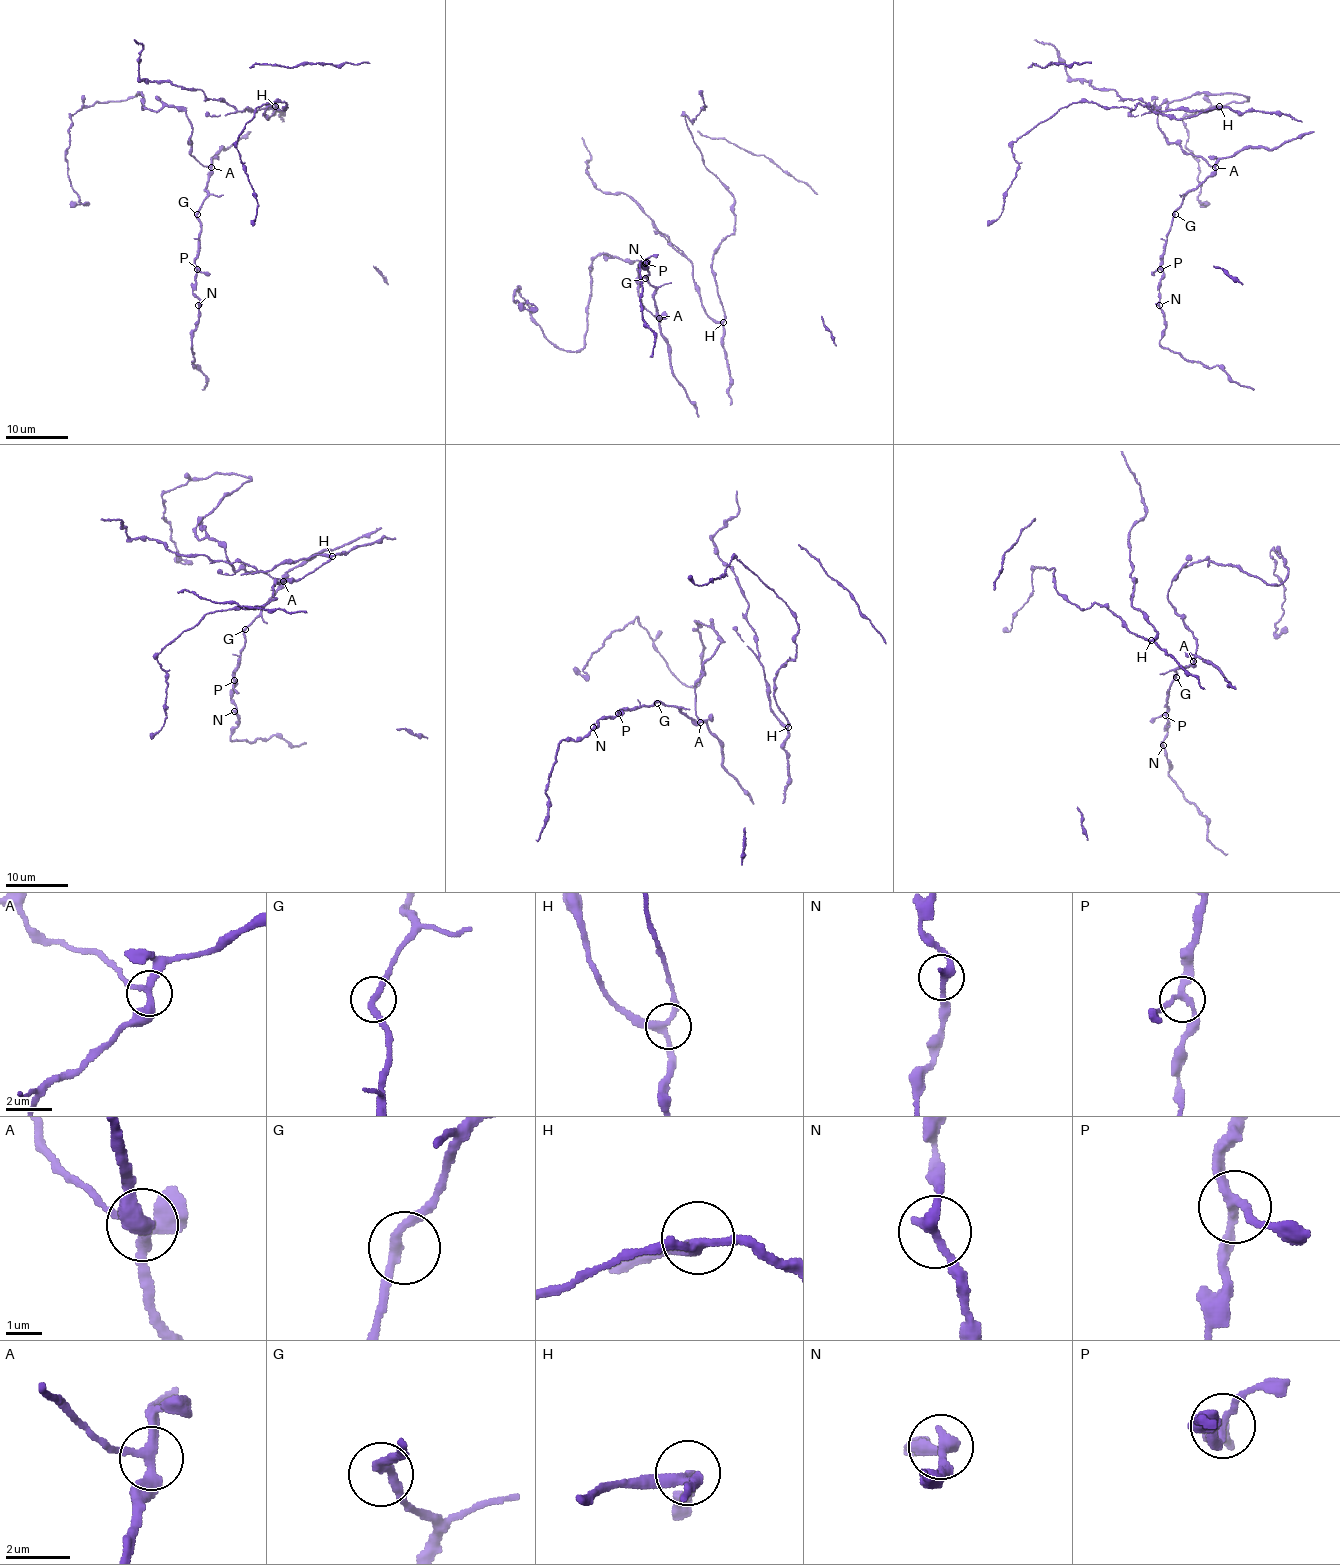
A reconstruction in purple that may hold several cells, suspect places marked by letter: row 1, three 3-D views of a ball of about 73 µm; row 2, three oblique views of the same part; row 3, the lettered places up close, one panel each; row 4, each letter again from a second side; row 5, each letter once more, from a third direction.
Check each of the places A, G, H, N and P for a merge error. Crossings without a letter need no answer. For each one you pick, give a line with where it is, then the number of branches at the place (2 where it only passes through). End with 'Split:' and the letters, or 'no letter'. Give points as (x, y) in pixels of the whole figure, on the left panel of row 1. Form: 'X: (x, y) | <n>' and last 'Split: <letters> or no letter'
Split: no letter

